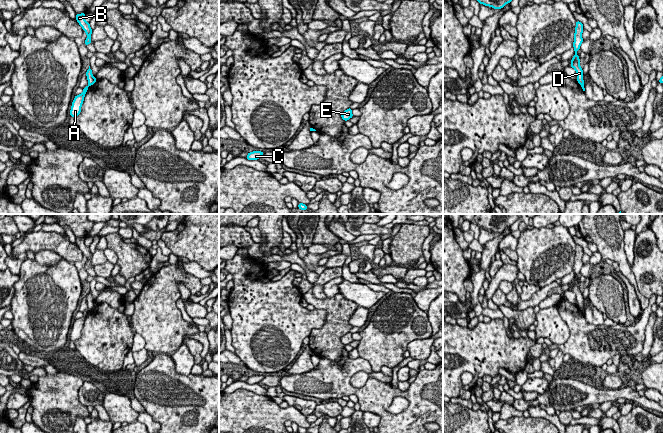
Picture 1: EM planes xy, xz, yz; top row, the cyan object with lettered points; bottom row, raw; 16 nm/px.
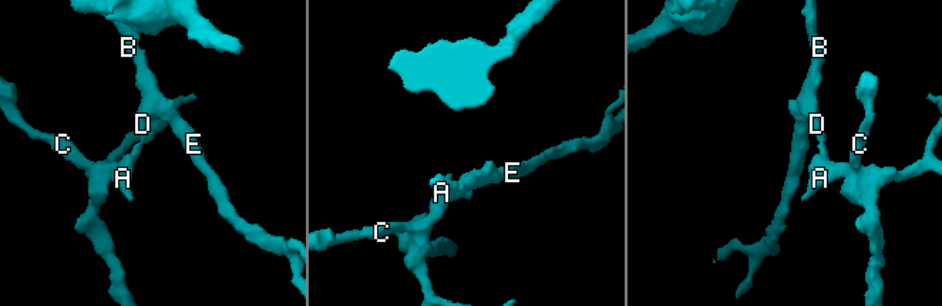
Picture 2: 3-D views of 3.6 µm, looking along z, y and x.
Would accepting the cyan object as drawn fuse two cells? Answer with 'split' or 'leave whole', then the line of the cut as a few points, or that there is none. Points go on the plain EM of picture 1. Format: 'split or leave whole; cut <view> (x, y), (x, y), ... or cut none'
split; cut xz (311, 352), (313, 354)

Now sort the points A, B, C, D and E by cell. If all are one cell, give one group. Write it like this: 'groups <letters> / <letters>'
groups A C / B D E

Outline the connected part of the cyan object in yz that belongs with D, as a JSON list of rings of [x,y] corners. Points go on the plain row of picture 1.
[[[576,245],[576,251],[575,251],[575,257],[574,257],[574,281],[571,283],[571,291],[575,293],[577,305],[581,309],[581,311],[585,310],[584,304],[583,304],[583,294],[580,290],[580,281],[577,279],[577,275],[580,273],[580,270],[583,266],[582,257],[583,257],[583,248],[580,245]]]

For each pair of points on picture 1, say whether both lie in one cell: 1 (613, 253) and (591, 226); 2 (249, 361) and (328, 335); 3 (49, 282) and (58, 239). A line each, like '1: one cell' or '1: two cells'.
1: one cell
2: two cells
3: two cells

